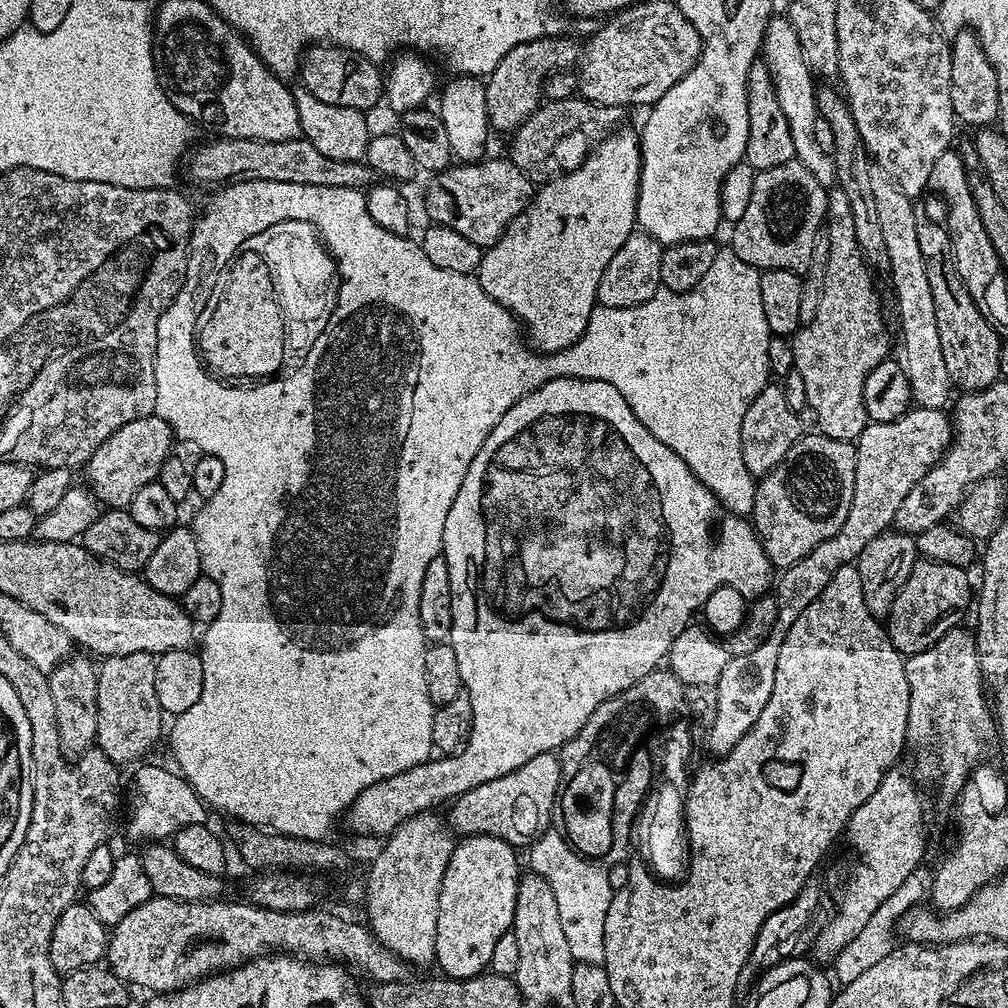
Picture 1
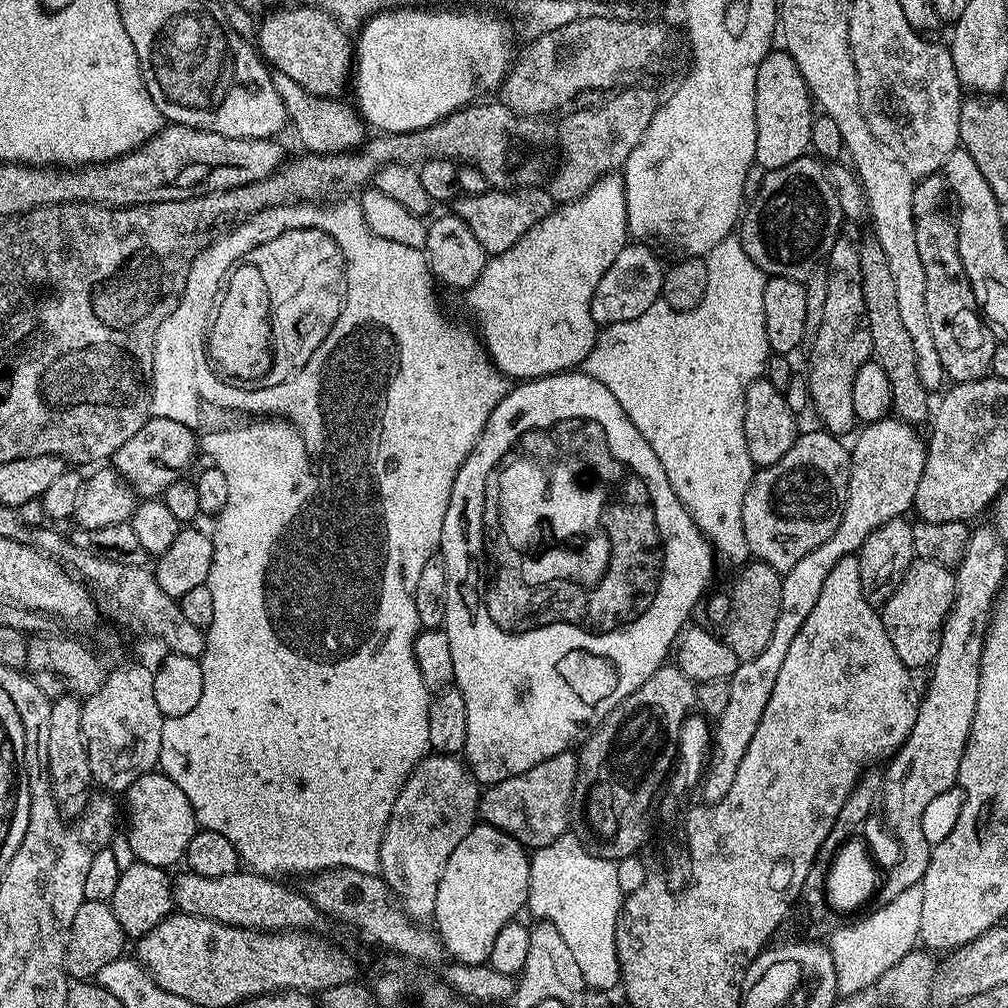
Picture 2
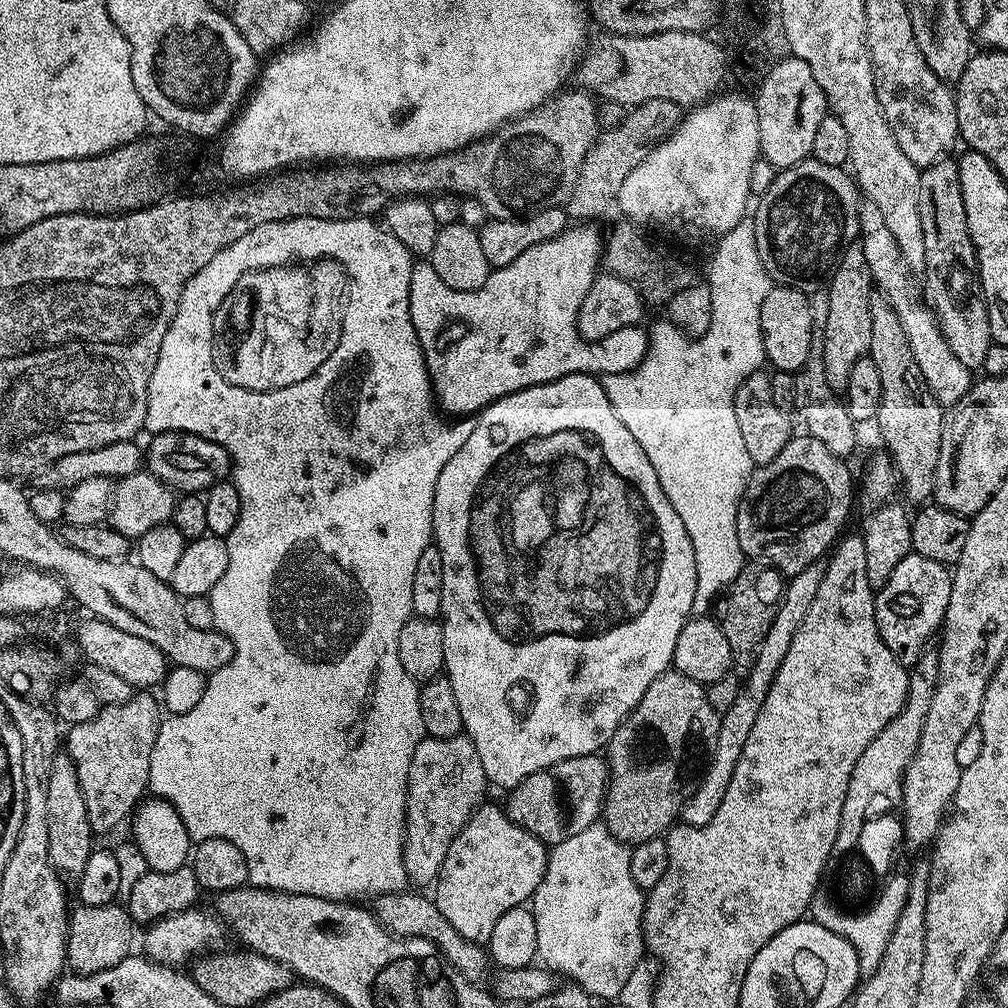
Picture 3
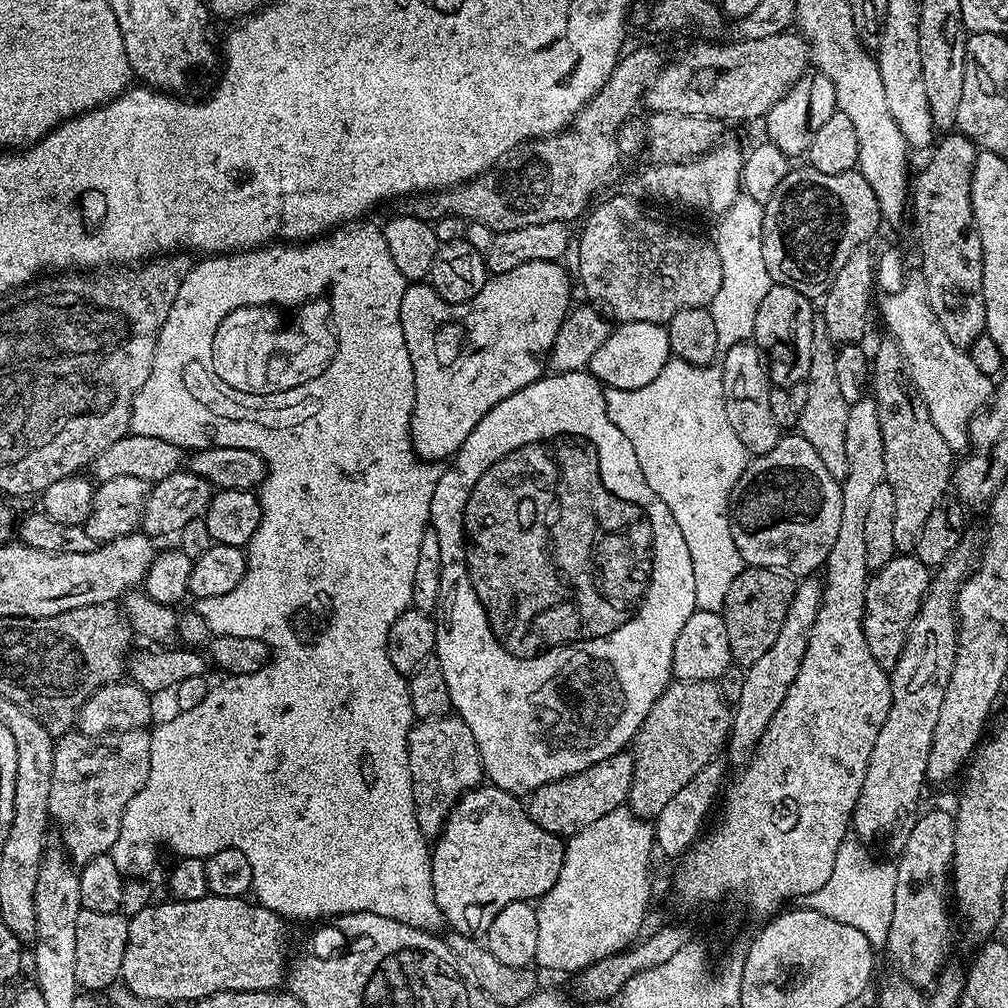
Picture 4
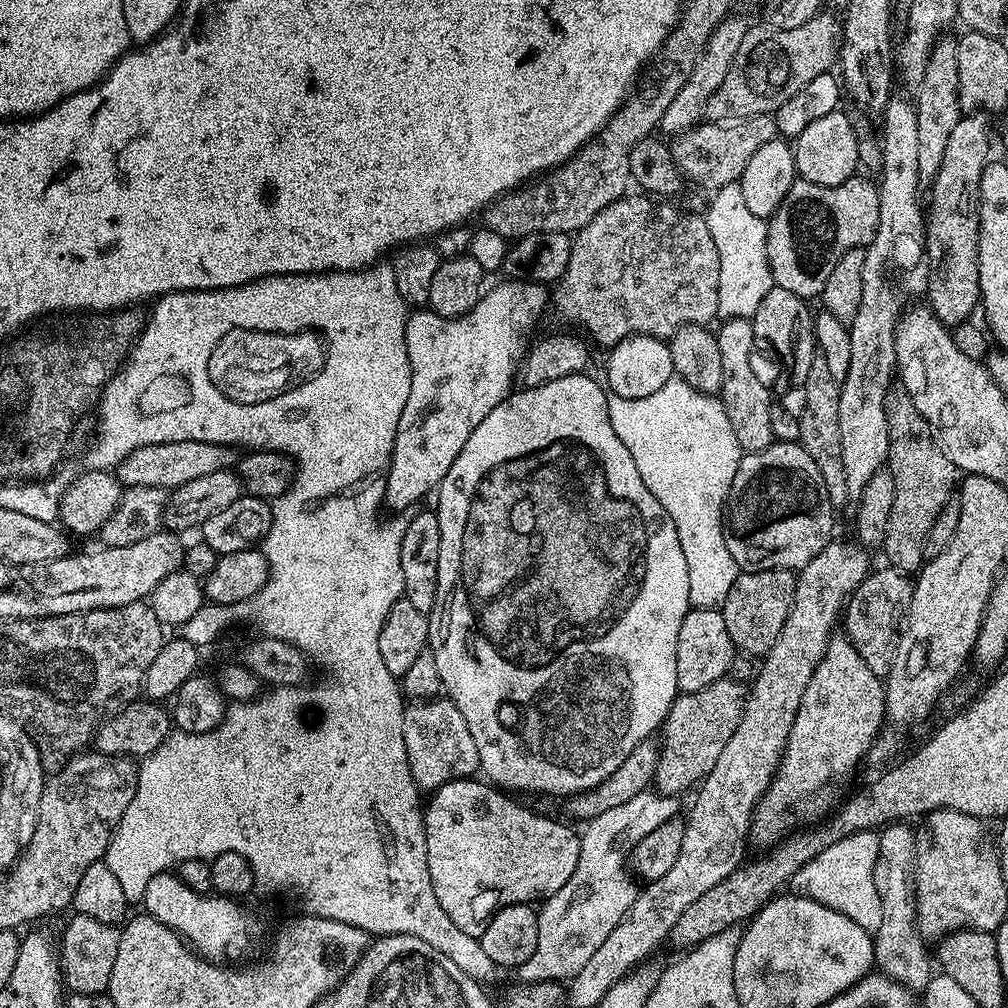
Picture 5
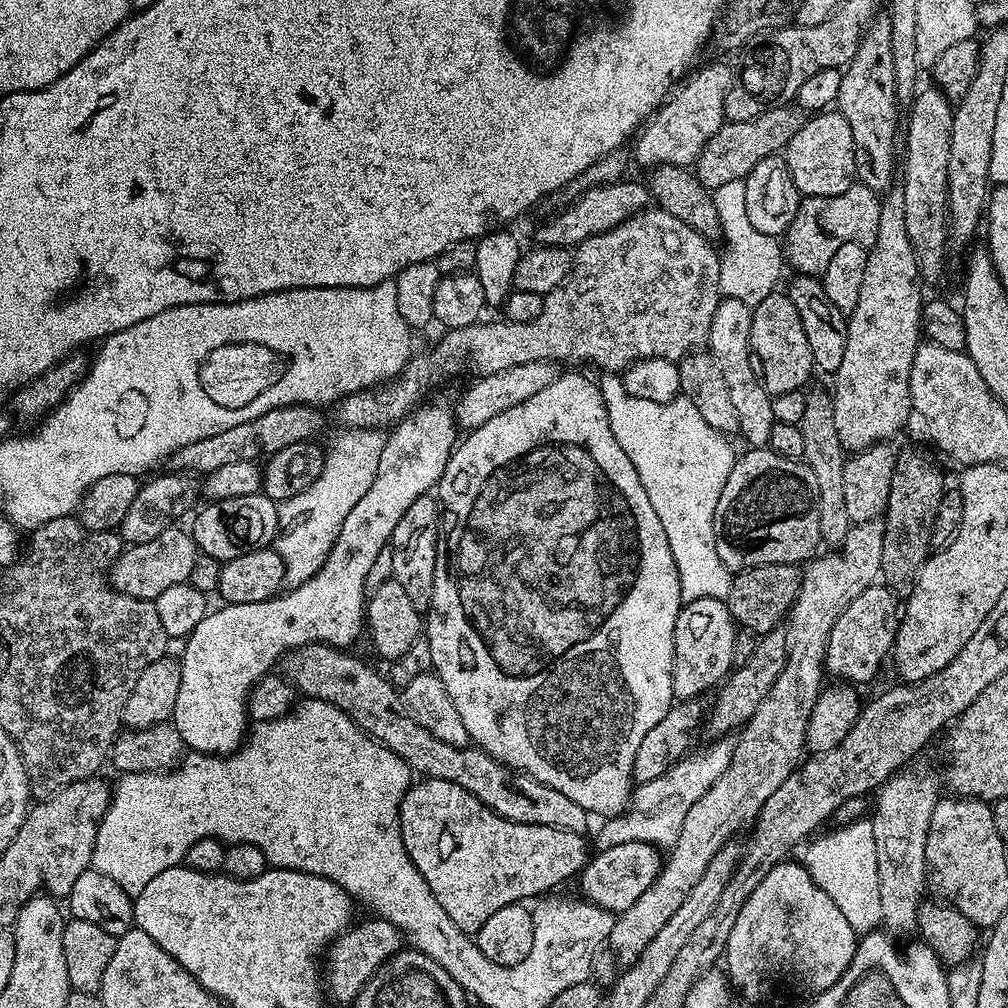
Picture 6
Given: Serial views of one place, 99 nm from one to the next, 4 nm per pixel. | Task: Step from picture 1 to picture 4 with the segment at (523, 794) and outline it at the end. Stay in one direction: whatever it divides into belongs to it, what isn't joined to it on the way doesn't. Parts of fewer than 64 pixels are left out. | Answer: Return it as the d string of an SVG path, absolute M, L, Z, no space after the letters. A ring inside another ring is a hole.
M625 750L598 762L593 768L582 770L573 776L550 782L531 793L526 807L532 821L550 834L567 838L586 830L586 826L598 822L610 810L621 807L630 794L634 782L634 758L631 751Z

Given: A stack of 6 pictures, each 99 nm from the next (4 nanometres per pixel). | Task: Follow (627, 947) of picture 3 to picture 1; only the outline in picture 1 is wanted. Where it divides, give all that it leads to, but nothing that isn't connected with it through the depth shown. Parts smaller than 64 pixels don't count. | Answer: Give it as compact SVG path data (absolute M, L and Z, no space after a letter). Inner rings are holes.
M549 830L538 837L527 849L526 855L532 867L529 869L535 875L544 877L550 890L554 890L558 918L562 918L562 930L566 930L566 942L570 942L573 961L603 965L604 923L613 893L607 871L599 863L579 855L556 830Z

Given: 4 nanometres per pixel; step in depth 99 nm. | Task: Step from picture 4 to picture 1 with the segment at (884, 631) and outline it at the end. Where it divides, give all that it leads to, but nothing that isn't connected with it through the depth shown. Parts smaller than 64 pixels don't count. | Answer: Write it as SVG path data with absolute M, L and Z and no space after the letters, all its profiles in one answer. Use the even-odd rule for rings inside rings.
M917 559L910 570L910 578L898 590L894 606L886 617L890 642L907 658L934 646L951 628L961 623L960 615L969 611L974 600L974 584L968 581L969 573L958 566L946 566L942 562Z

